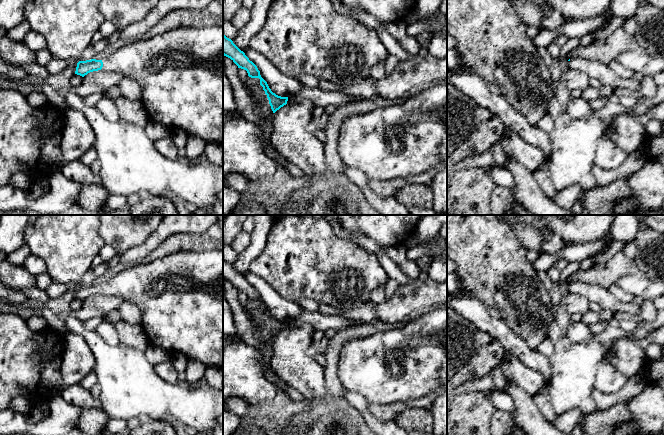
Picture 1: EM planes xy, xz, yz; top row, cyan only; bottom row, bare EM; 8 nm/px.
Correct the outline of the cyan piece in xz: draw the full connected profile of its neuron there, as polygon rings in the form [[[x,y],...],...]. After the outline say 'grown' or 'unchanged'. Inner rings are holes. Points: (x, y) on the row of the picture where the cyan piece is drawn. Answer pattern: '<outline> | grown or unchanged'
[[[223,34],[223,55],[230,58],[238,68],[247,71],[248,76],[251,78],[259,78],[260,85],[263,87],[265,94],[269,100],[269,104],[273,113],[287,104],[288,97],[281,97],[271,91],[267,82],[261,77],[260,71],[257,66],[249,60],[243,51],[241,51],[231,39]]] | unchanged

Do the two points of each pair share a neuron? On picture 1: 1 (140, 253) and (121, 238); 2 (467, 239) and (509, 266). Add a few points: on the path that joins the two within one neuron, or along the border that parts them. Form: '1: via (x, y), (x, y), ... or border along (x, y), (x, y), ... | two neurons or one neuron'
1: border along (152, 232), (143, 242), (131, 247), (121, 255) | two neurons
2: via (477, 245), (499, 266) | one neuron

